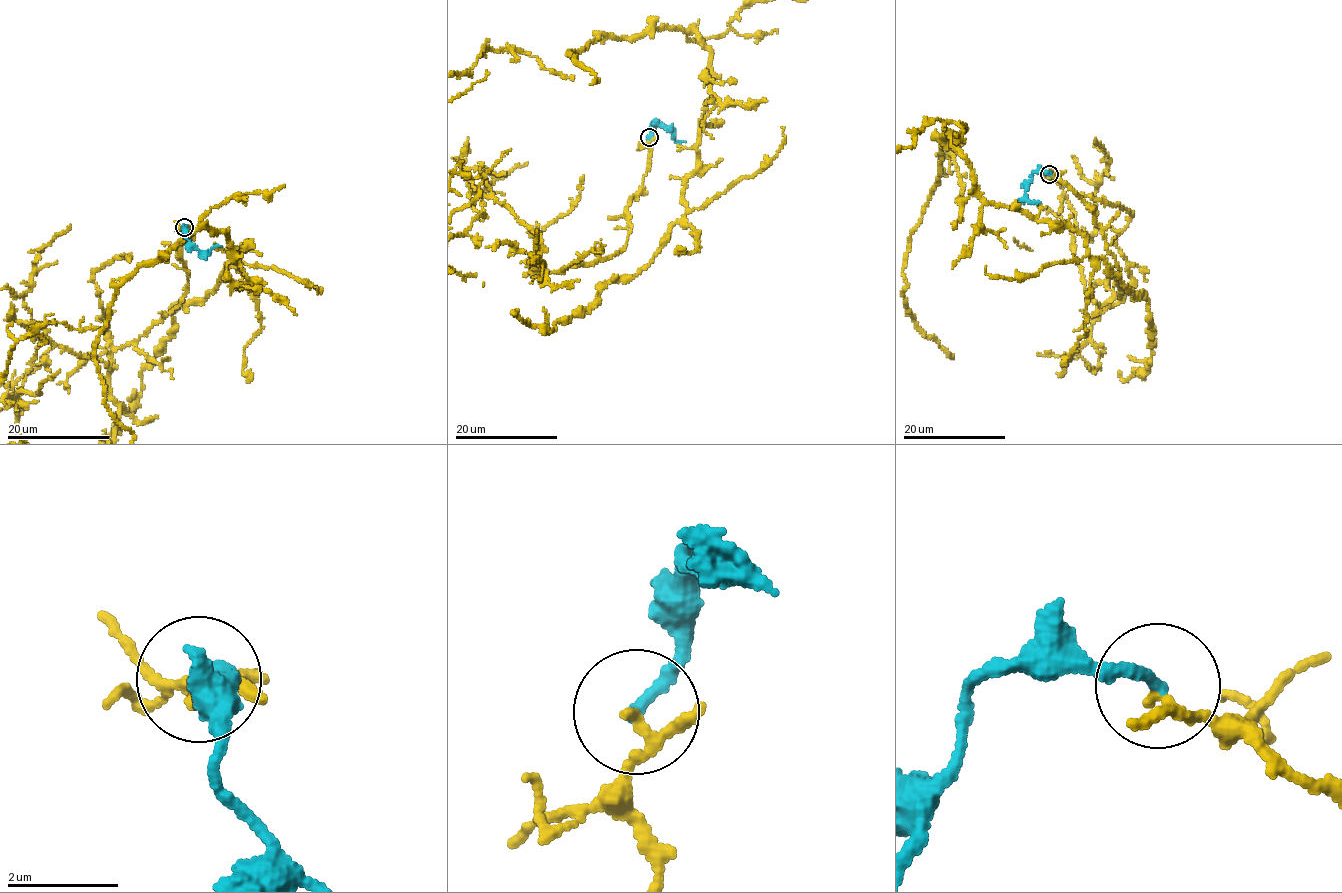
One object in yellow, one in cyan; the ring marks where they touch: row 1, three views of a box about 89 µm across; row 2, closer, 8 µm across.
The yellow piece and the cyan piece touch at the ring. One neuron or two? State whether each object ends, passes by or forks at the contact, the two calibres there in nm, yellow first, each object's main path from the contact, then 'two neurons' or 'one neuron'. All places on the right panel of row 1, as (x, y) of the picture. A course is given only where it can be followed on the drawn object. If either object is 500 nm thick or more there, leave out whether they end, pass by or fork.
yellow passes by | cyan ends | 160/200 nm | cyan via (1049, 173), (1034, 171), (1024, 192), (1027, 200), (1039, 201), (1036, 205) | two neurons

